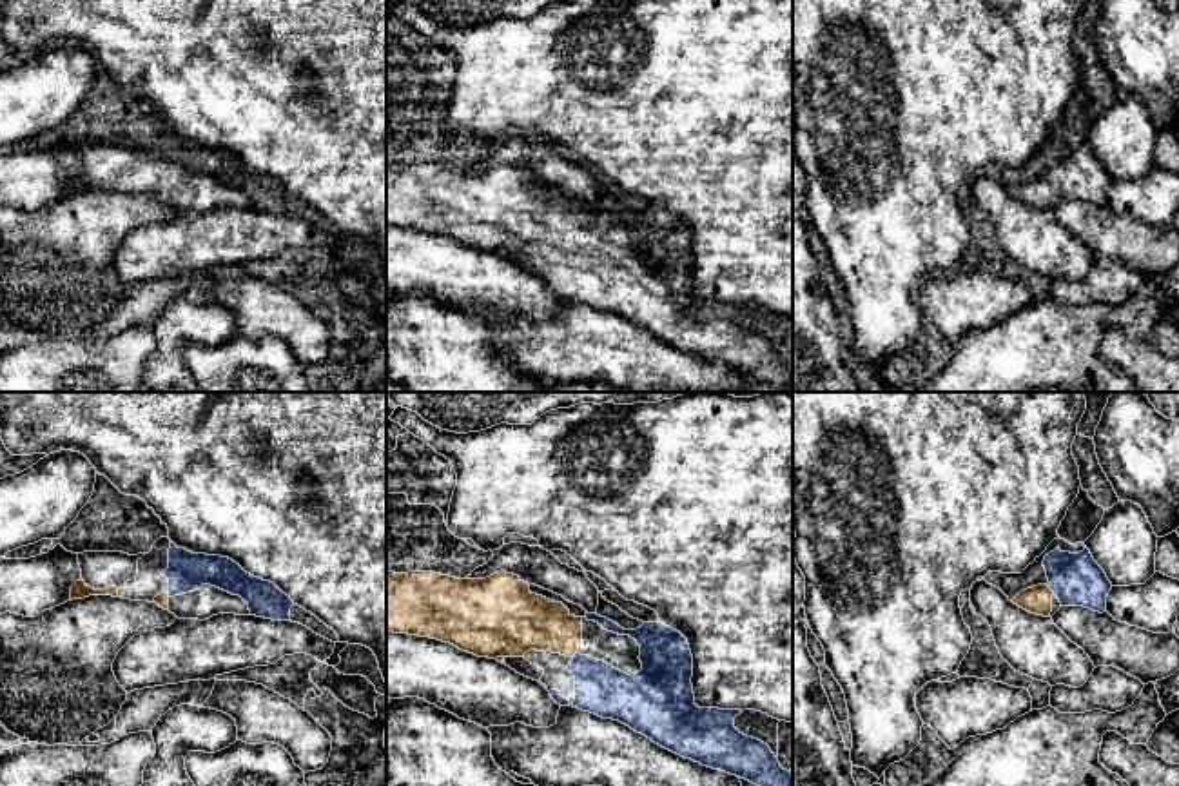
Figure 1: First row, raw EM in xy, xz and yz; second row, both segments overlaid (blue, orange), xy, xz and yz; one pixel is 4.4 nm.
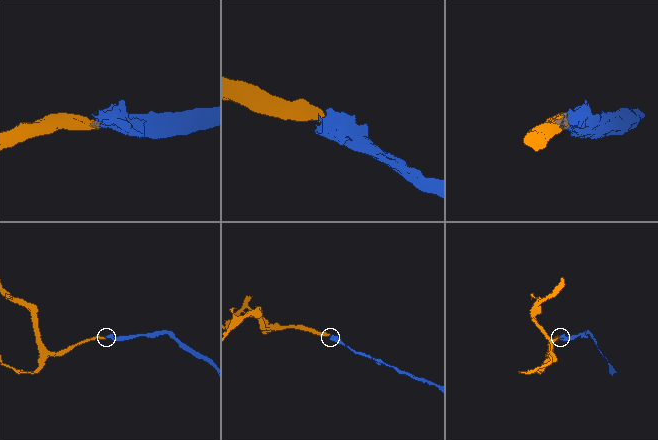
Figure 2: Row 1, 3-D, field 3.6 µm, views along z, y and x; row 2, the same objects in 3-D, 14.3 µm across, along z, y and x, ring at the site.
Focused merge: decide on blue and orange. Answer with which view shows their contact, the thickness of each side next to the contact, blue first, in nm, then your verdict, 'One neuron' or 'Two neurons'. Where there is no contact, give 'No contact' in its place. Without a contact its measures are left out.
Touches blue in yz. Thickness 240 nm (blue) against 120 nm. One neuron

